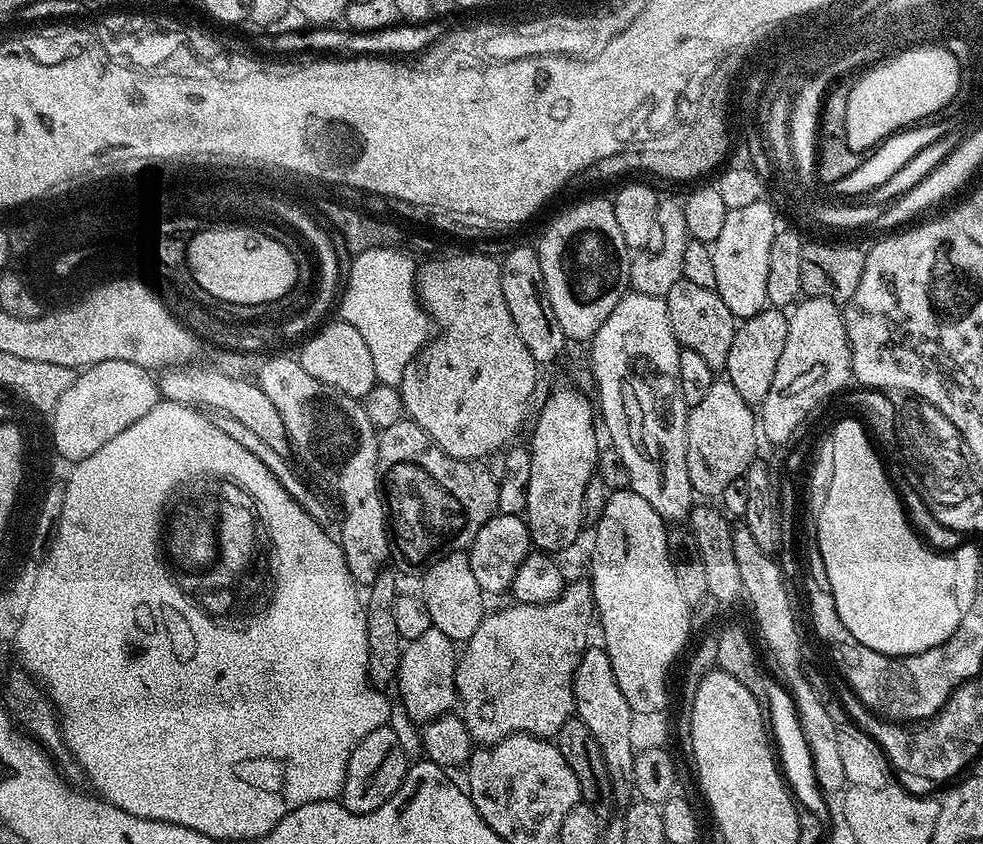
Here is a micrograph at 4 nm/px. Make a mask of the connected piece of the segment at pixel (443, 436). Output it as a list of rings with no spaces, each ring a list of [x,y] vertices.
[[[464,252],[461,256],[444,256],[441,260],[421,263],[416,274],[416,297],[436,333],[410,366],[406,366],[406,374],[402,374],[398,391],[403,411],[446,454],[459,460],[483,461],[488,458],[484,456],[499,453],[515,441],[512,439],[524,424],[538,371],[536,360],[530,358],[530,350],[526,350],[526,342],[522,342],[502,295],[500,260],[480,252]]]

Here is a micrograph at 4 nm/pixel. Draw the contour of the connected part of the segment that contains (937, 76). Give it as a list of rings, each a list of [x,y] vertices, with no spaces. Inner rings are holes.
[[[930,46],[925,49],[926,60],[908,63],[899,59],[883,59],[885,67],[877,69],[872,75],[866,72],[861,75],[860,81],[853,83],[849,90],[849,101],[846,111],[846,142],[852,152],[867,153],[875,149],[880,141],[892,132],[898,132],[917,122],[927,121],[935,112],[943,113],[959,89],[959,66],[954,55],[947,49]]]

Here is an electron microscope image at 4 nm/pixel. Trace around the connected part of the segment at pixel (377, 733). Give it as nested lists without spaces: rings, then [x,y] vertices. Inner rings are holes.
[[[390,726],[370,730],[348,759],[346,766],[346,778],[344,779],[344,791],[342,803],[346,810],[354,814],[370,814],[382,806],[402,786],[402,782],[408,778],[410,767],[409,753],[402,750],[402,742],[398,742],[398,734]]]

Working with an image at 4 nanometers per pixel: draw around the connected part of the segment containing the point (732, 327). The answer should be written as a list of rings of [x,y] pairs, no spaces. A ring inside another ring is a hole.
[[[683,278],[670,286],[666,299],[670,330],[674,330],[674,338],[681,349],[694,350],[694,354],[698,354],[706,362],[706,366],[714,370],[723,369],[726,358],[730,358],[730,346],[738,327],[738,318],[732,313],[730,306],[722,302],[715,288],[698,286]]]

